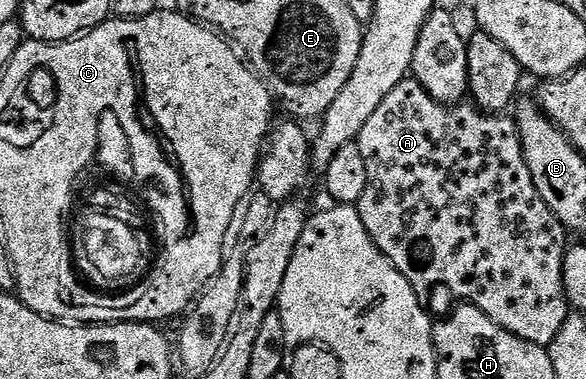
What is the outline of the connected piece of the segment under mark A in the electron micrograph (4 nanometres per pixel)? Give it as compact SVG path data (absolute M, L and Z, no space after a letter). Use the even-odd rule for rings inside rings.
M408 79L397 83L389 95L381 102L381 107L373 111L369 123L361 127L357 143L361 147L361 156L365 158L365 168L369 180L365 183L365 191L361 195L357 206L361 215L361 223L365 223L365 231L377 243L377 247L387 256L389 263L415 289L415 292L423 295L426 289L435 289L438 285L444 285L452 289L459 296L460 302L468 305L476 305L493 323L497 323L505 331L517 335L534 345L549 347L553 339L557 339L557 331L561 331L561 325L565 323L569 312L569 302L565 291L565 279L563 268L565 267L565 255L569 248L569 230L567 226L553 215L549 203L541 199L541 191L537 191L537 183L533 183L533 175L529 175L529 163L525 163L525 151L521 147L521 135L515 126L514 116L500 115L497 113L484 113L482 109L471 103L447 103L437 100L421 83Z

